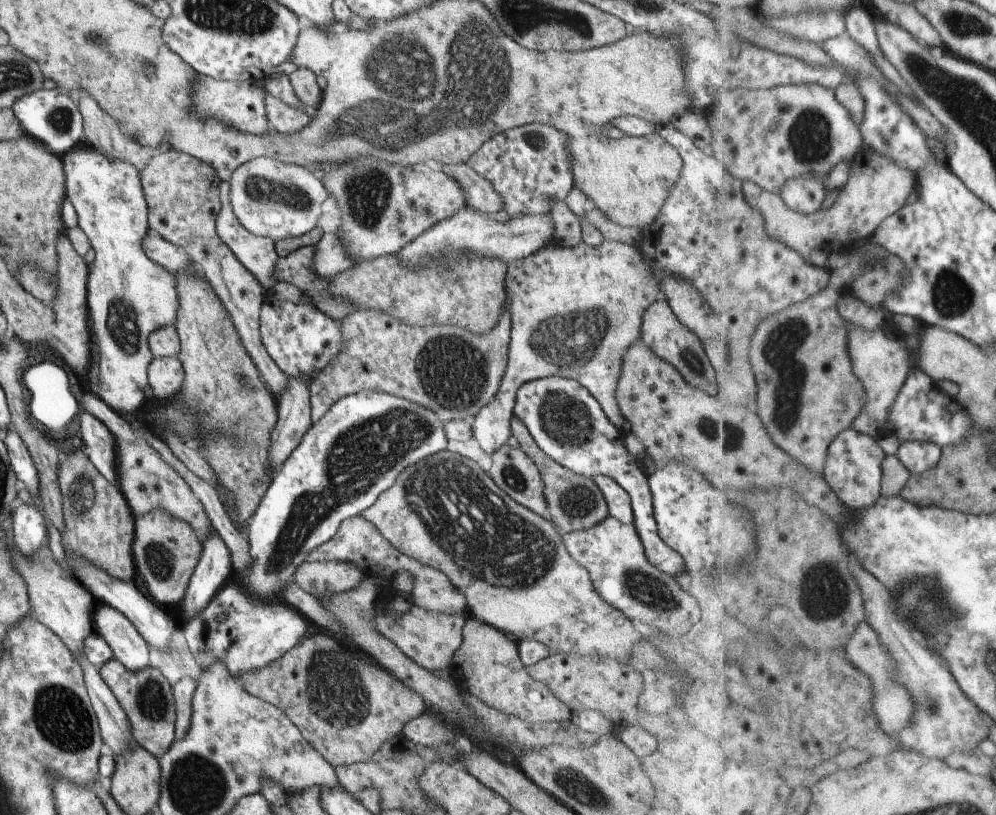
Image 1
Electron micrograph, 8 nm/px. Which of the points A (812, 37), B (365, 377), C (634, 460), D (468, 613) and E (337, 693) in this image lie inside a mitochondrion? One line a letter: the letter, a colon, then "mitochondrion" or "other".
A: other
B: other
C: other
D: other
E: mitochondrion

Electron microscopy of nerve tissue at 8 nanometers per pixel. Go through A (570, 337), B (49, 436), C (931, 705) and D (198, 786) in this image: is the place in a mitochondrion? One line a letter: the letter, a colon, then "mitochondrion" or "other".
A: mitochondrion
B: other
C: mitochondrion
D: mitochondrion

